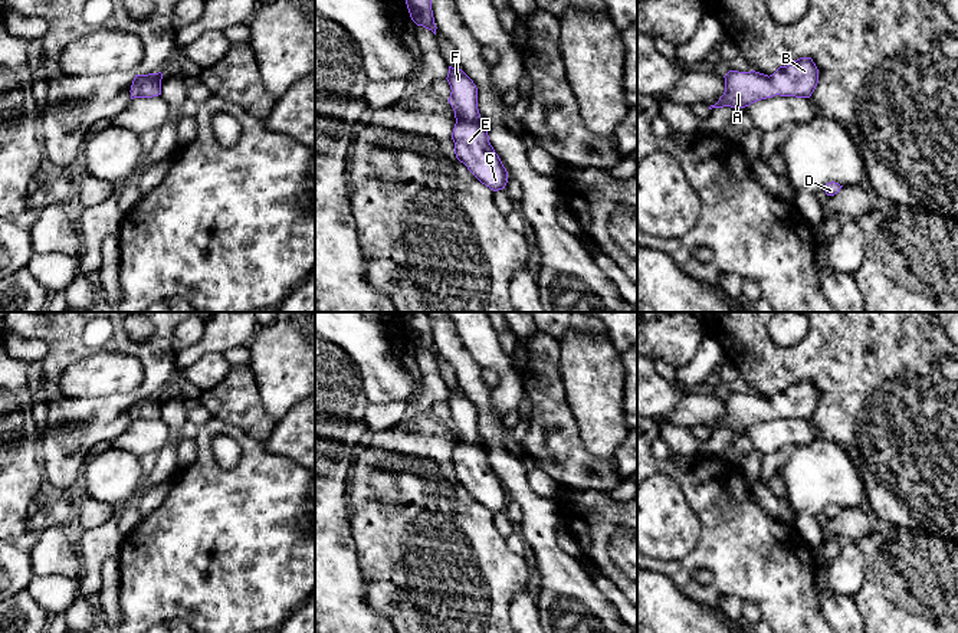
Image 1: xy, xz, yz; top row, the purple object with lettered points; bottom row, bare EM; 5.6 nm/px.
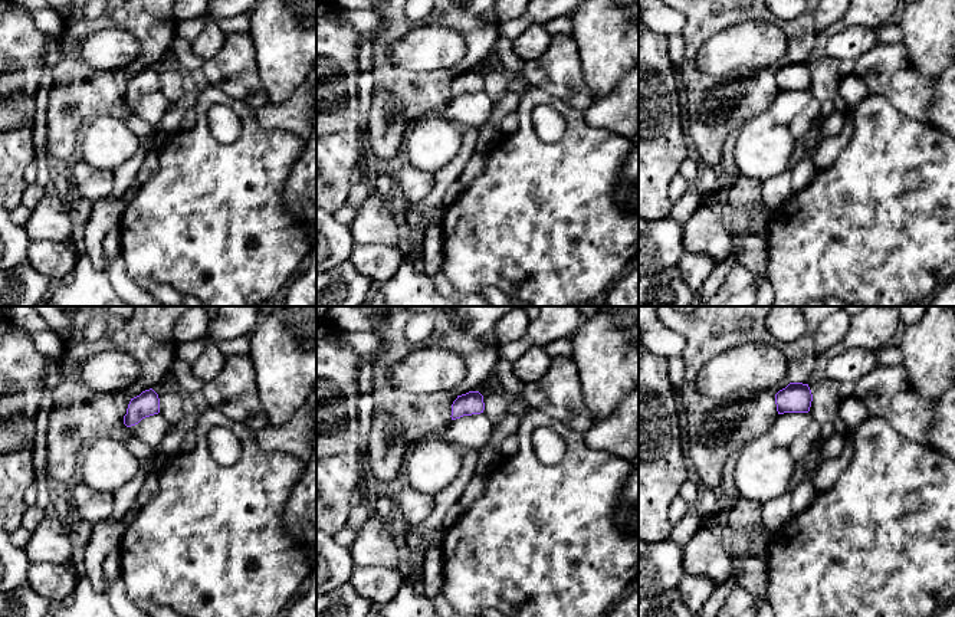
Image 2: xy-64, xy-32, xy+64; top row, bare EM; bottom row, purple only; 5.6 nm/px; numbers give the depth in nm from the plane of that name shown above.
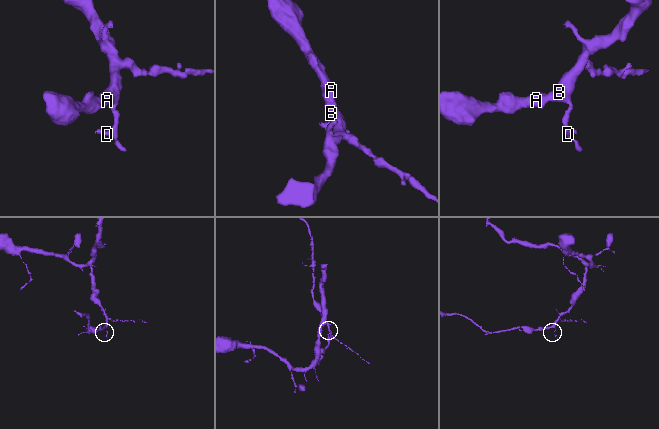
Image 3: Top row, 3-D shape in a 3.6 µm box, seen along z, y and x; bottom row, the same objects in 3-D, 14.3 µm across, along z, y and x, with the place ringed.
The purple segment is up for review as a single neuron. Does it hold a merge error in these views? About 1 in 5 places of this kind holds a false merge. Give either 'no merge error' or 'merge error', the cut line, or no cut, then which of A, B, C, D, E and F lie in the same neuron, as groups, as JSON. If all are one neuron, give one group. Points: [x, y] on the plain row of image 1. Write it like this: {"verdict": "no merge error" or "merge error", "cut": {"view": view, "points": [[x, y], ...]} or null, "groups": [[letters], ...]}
{"verdict": "no merge error", "cut": null, "groups": [["A", "B", "C", "D", "E", "F"]]}

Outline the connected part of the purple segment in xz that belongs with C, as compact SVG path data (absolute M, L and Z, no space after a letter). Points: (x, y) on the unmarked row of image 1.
M449 388L449 426L456 446L452 455L456 481L486 509L493 514L505 511L508 493L489 465L478 432L478 410L462 393Z

